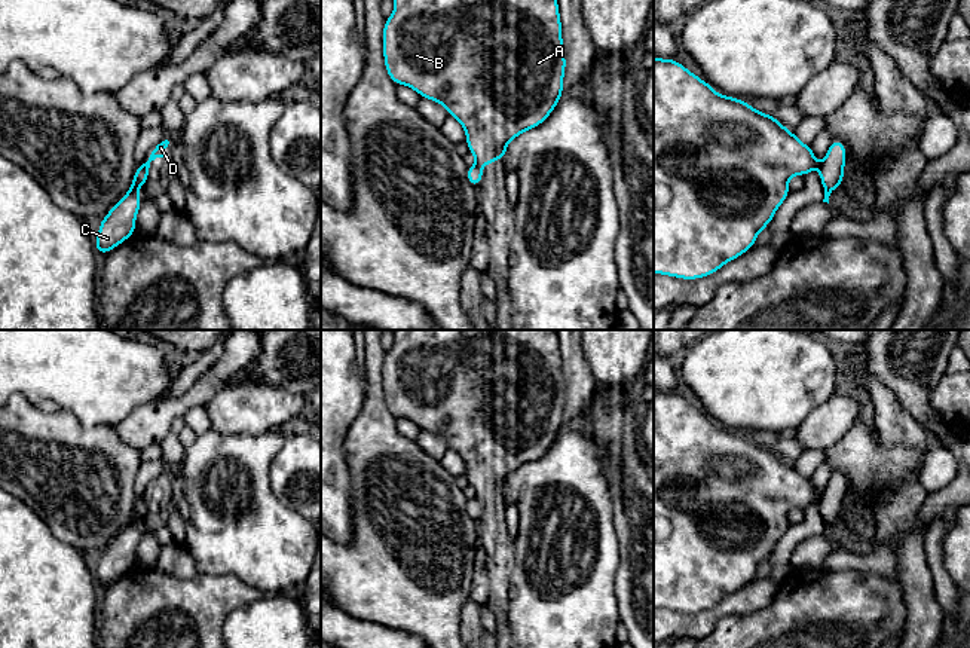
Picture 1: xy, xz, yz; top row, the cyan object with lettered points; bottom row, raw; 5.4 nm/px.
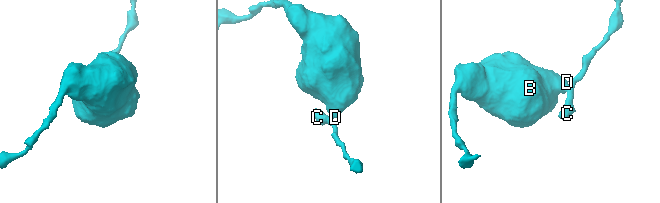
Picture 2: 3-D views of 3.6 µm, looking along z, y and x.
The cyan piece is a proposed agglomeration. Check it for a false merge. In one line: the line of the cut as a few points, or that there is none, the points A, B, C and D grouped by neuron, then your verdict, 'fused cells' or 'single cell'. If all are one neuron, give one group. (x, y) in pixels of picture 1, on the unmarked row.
xy (143, 497), (149, 503) | A B D / C | fused cells

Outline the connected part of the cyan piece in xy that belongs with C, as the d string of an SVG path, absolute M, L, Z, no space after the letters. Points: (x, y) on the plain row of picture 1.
M141 496L126 528L102 550L95 572L97 586L104 589L135 566L137 545L143 537L138 522L149 513L150 502Z

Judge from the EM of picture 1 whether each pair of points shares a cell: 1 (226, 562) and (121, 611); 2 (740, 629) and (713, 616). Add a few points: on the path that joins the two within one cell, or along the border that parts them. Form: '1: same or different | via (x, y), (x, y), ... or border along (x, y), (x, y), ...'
1: different | border along (199, 572), (232, 574), (235, 577)
2: different | border along (756, 610), (747, 614), (727, 614), (710, 632)

